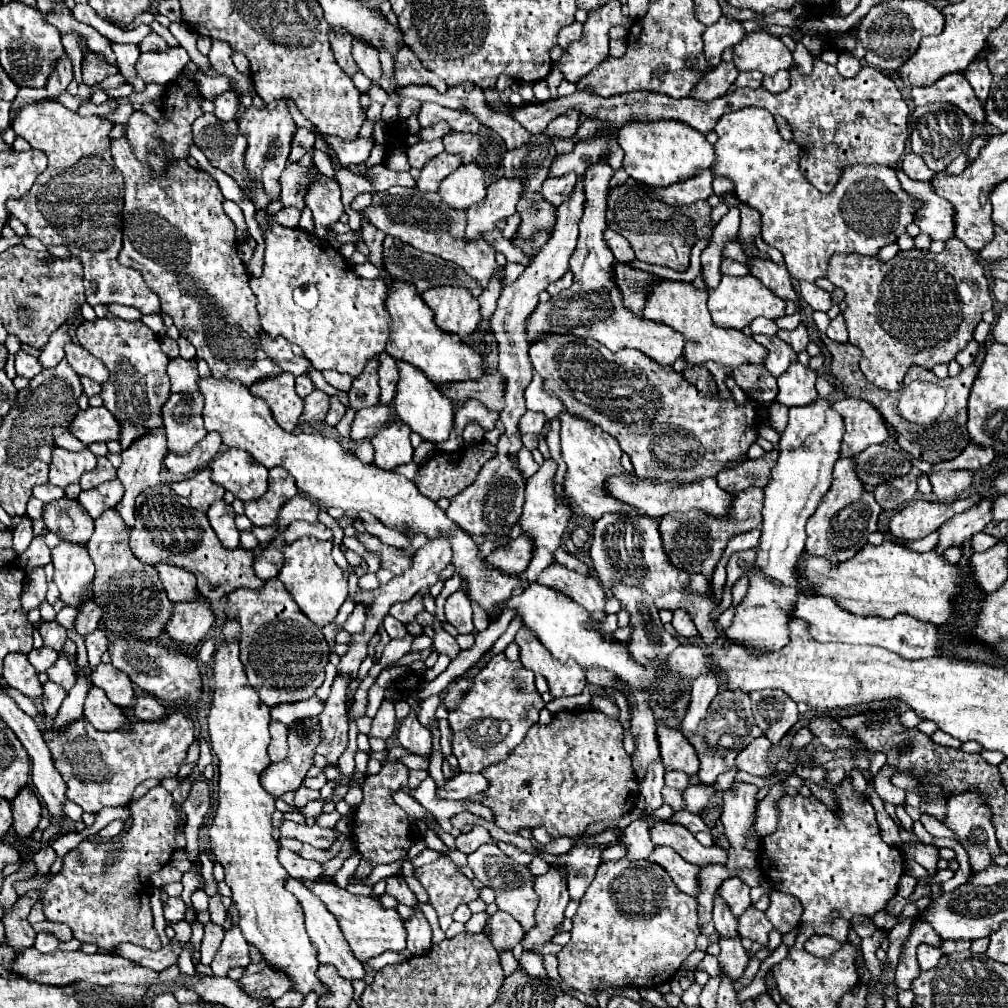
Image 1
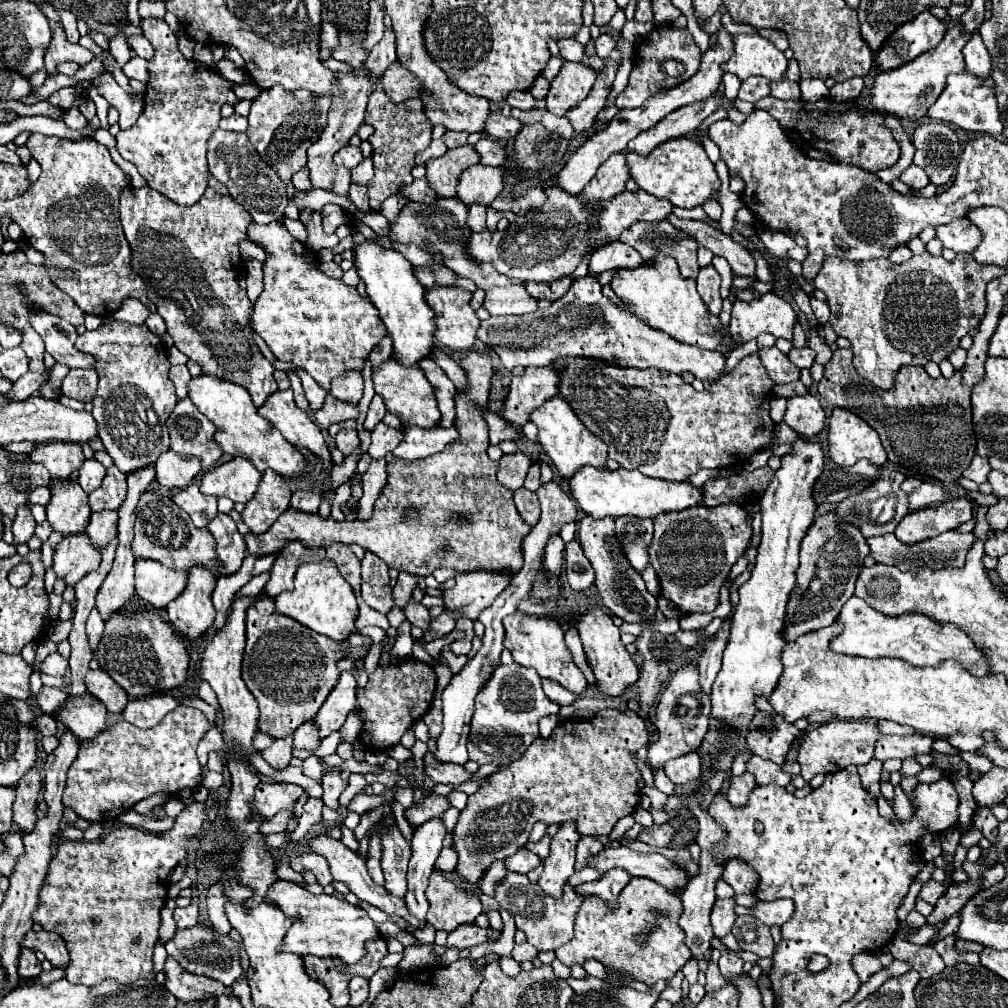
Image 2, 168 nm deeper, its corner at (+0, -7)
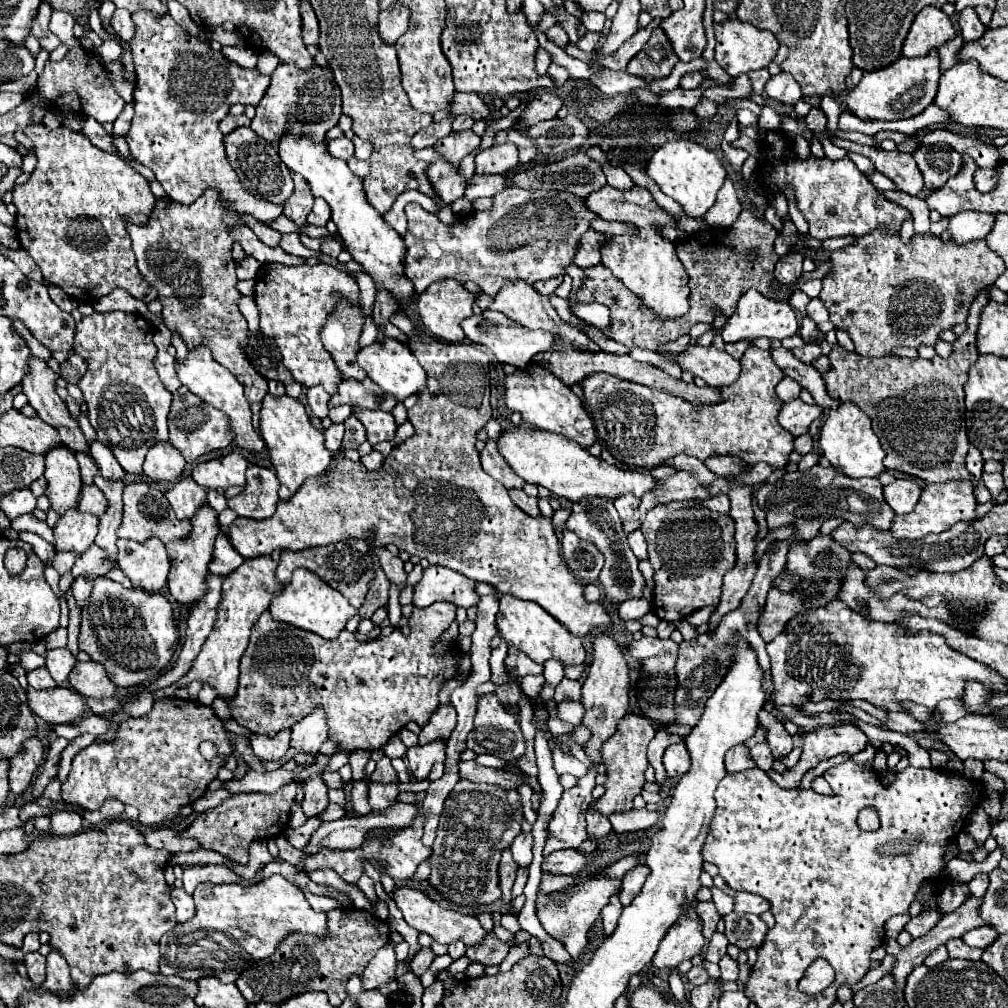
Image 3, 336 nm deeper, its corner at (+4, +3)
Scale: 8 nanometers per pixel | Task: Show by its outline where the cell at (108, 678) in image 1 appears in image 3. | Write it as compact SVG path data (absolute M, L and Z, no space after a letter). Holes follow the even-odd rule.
M78 661L70 671L68 681L72 689L76 689L86 697L104 699L104 697L114 697L116 693L116 685L106 675L106 669L96 661L88 661L88 663Z

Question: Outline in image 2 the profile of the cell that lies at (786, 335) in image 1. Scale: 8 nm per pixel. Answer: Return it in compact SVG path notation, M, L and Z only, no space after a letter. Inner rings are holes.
M810 347L790 349L790 353L788 353L788 359L800 369L810 369L810 365L814 363L814 357L816 357L816 353Z

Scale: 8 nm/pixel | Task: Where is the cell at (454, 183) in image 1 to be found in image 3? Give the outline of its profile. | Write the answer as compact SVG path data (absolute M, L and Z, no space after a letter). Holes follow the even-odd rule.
M512 143L494 145L476 155L476 175L504 175L518 165L518 149Z

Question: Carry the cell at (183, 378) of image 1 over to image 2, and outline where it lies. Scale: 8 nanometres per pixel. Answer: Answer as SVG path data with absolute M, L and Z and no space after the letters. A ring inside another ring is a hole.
M176 365L176 367L170 367L170 379L176 387L176 397L178 399L184 399L186 397L186 385L190 381L190 373L188 373L188 367L186 365Z

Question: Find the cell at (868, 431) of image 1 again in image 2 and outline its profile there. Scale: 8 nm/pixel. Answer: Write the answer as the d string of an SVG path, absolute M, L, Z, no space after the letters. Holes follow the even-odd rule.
M836 407L828 421L828 447L830 461L840 467L854 465L860 459L868 459L874 465L886 463L886 451L878 433L848 409Z

